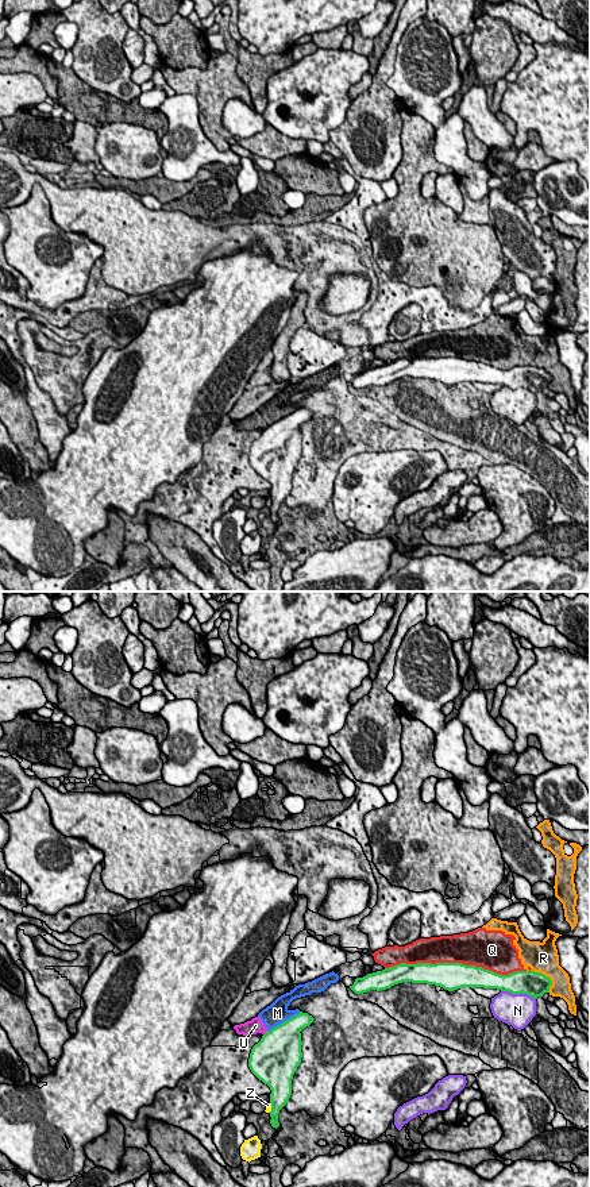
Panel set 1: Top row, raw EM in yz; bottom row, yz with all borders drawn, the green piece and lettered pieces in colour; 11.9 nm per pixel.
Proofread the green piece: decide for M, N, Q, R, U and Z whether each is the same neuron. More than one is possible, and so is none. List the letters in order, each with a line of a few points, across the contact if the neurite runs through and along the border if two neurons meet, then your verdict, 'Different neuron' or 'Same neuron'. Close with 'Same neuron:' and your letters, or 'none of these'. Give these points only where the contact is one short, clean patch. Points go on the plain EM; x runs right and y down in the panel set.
M: Different neuron
N: Different neuron
Q: Different neuron
R: Different neuron
U: Line: yz (267, 426), (263, 430). Different neuron
Z: Different neuron
Same neuron: none of these

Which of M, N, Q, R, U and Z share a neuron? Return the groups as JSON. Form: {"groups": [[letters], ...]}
{"groups": [["M", "U"], ["N"], ["Q", "R"], ["Z"]]}

